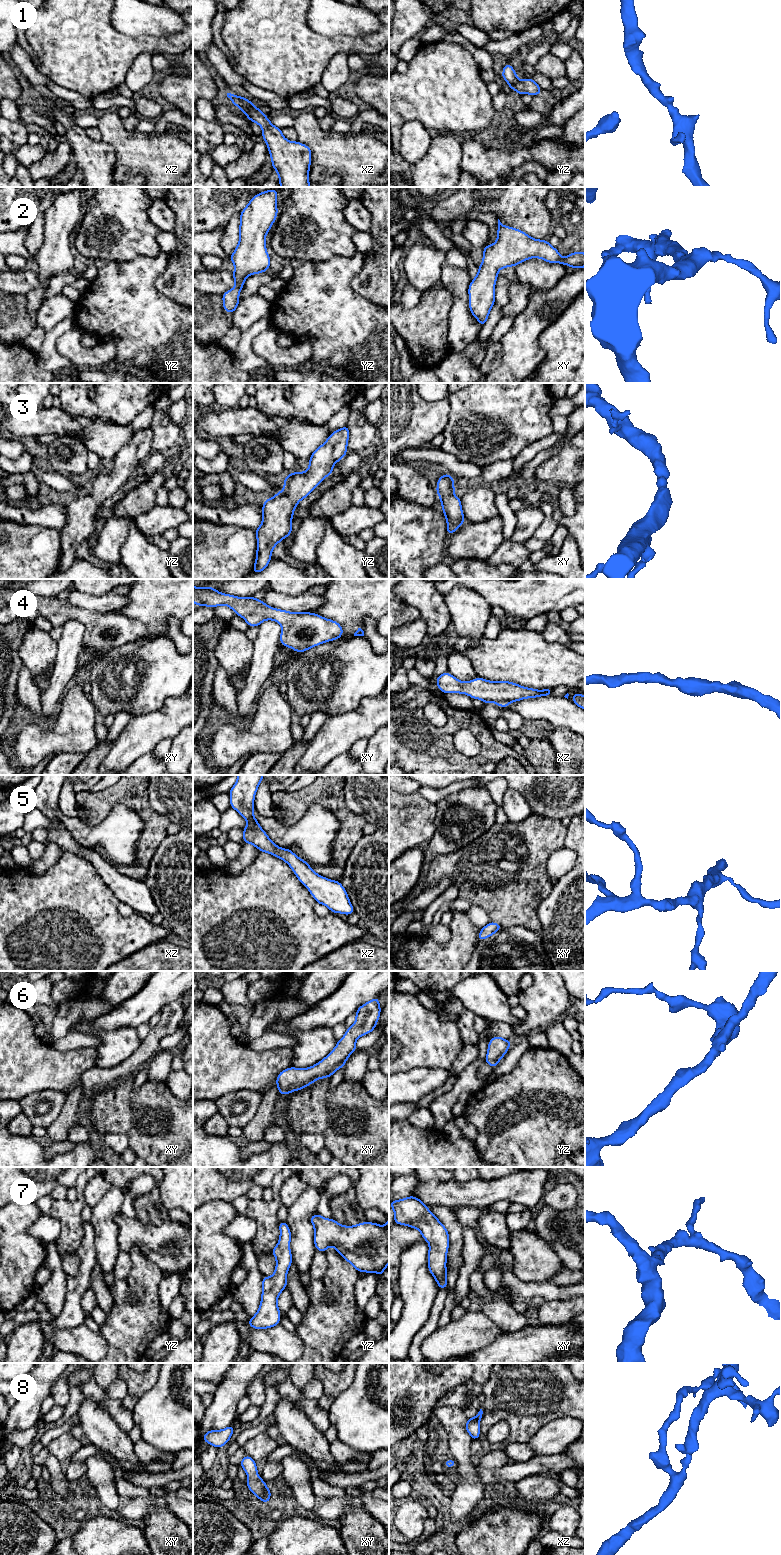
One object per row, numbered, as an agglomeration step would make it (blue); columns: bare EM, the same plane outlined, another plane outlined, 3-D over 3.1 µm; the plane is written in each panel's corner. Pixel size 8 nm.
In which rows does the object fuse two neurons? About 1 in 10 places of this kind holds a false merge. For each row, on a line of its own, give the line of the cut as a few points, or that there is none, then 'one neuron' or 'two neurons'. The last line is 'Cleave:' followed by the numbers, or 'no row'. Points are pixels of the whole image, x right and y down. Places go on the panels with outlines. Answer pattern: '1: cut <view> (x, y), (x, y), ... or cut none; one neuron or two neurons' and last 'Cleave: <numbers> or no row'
1: cut none; one neuron
2: cut none; one neuron
3: cut none; one neuron
4: cut none; one neuron
5: cut none; one neuron
6: cut none; one neuron
7: cut none; one neuron
8: cut none; one neuron
Cleave: no row

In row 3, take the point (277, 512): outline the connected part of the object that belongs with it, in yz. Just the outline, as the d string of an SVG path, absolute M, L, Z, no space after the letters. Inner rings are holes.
M349 428L334 431L311 455L305 472L293 472L284 478L284 488L263 502L262 524L255 530L256 561L253 573L262 572L272 559L274 547L292 532L292 518L298 502L305 499L333 472L333 466L347 454Z

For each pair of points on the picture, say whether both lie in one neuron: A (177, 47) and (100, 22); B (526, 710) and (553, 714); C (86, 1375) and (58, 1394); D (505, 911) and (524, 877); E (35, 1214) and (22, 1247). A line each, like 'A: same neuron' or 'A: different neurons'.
A: same neuron
B: same neuron
C: different neurons
D: same neuron
E: same neuron

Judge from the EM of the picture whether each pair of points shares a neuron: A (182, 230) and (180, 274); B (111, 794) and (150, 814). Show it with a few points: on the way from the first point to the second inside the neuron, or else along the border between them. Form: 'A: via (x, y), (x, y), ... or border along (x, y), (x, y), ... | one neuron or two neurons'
A: via (182, 241), (182, 263) | one neuron
B: via (121, 794), (126, 794), (140, 805) | one neuron

